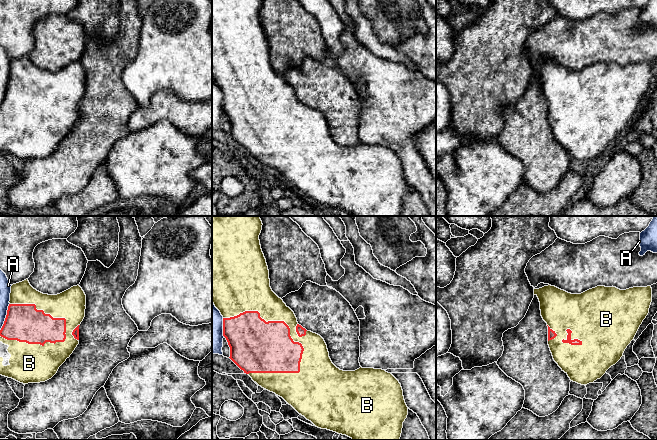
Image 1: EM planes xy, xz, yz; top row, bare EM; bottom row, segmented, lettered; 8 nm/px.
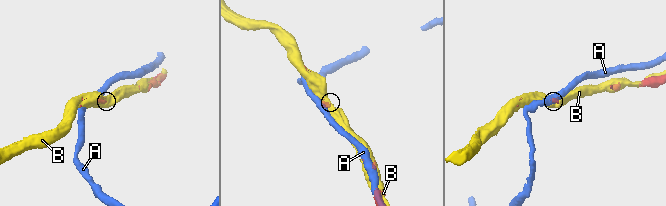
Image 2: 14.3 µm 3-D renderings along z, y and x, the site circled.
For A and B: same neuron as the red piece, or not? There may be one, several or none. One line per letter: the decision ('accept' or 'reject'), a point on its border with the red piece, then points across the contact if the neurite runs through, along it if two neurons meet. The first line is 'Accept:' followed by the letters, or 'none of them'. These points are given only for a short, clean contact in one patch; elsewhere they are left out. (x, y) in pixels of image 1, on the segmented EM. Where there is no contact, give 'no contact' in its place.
Accept: B
A: reject; meets red in xy at (6, 317)
B: accept; meets red in xz at (279, 321)

